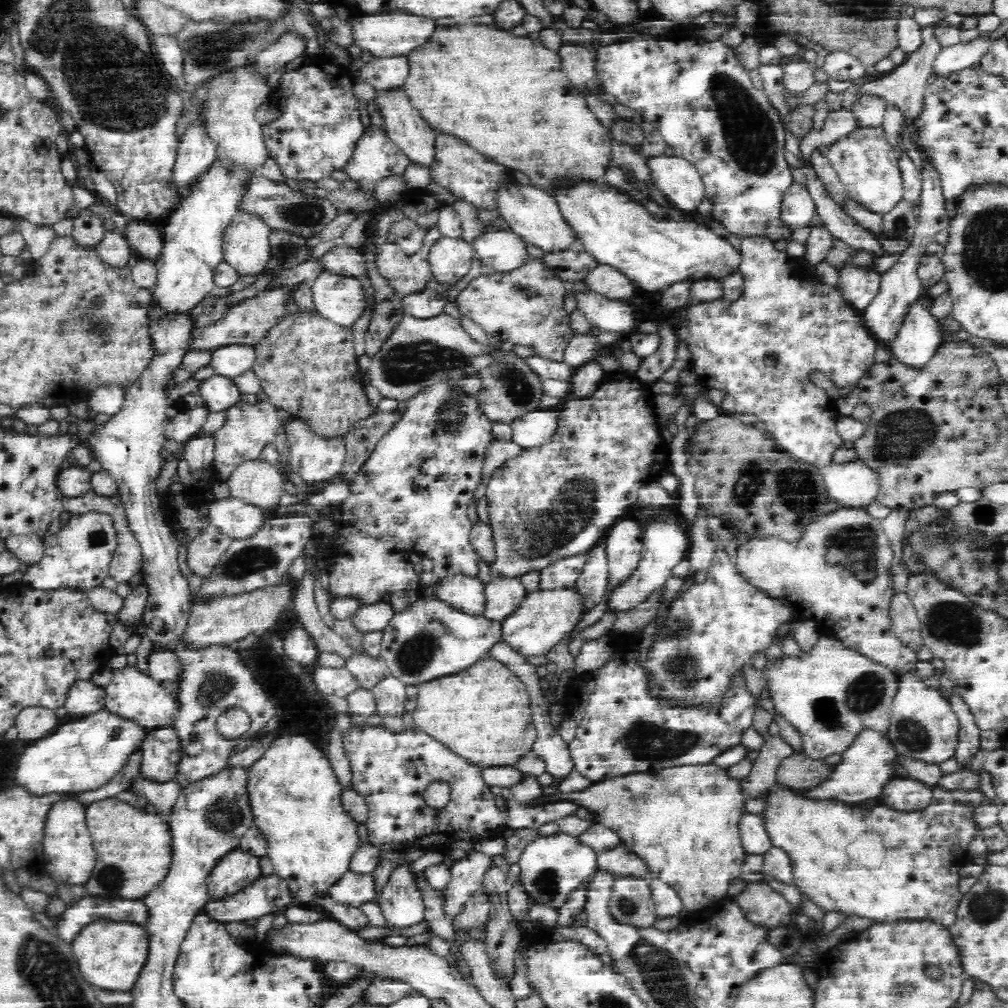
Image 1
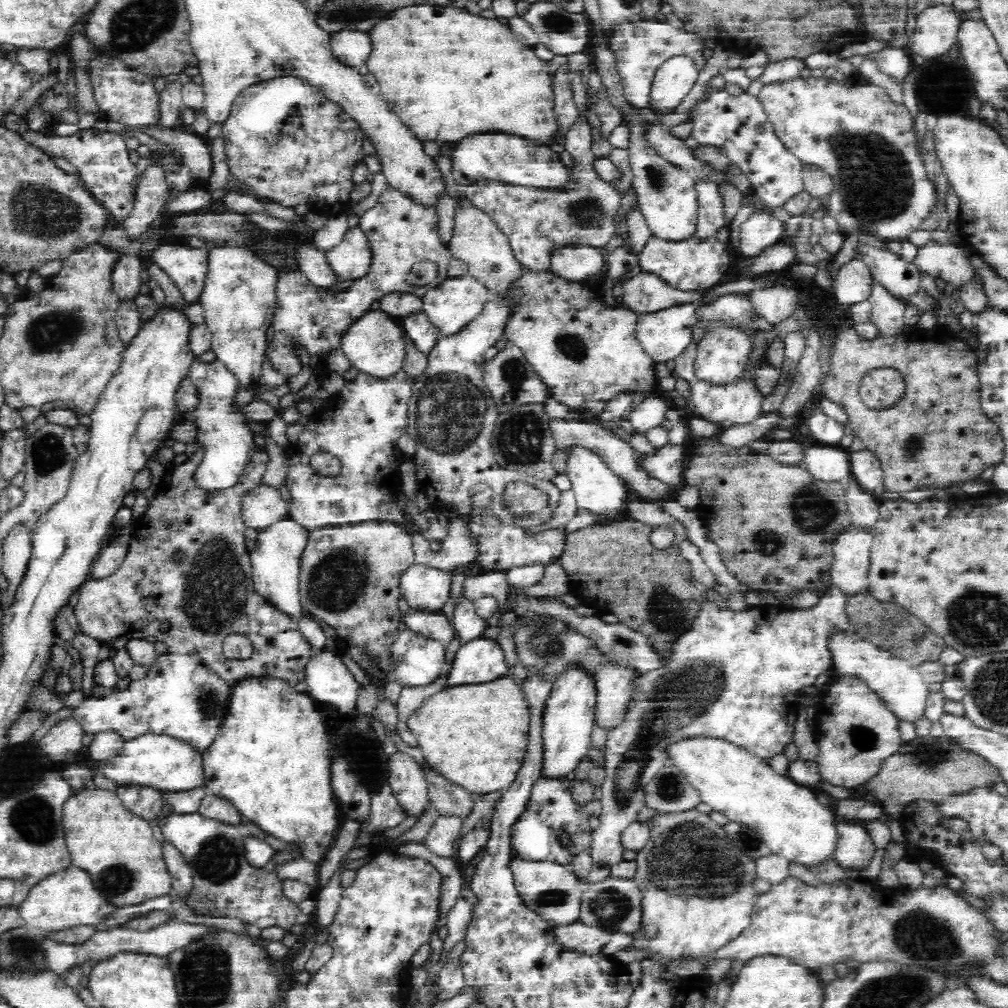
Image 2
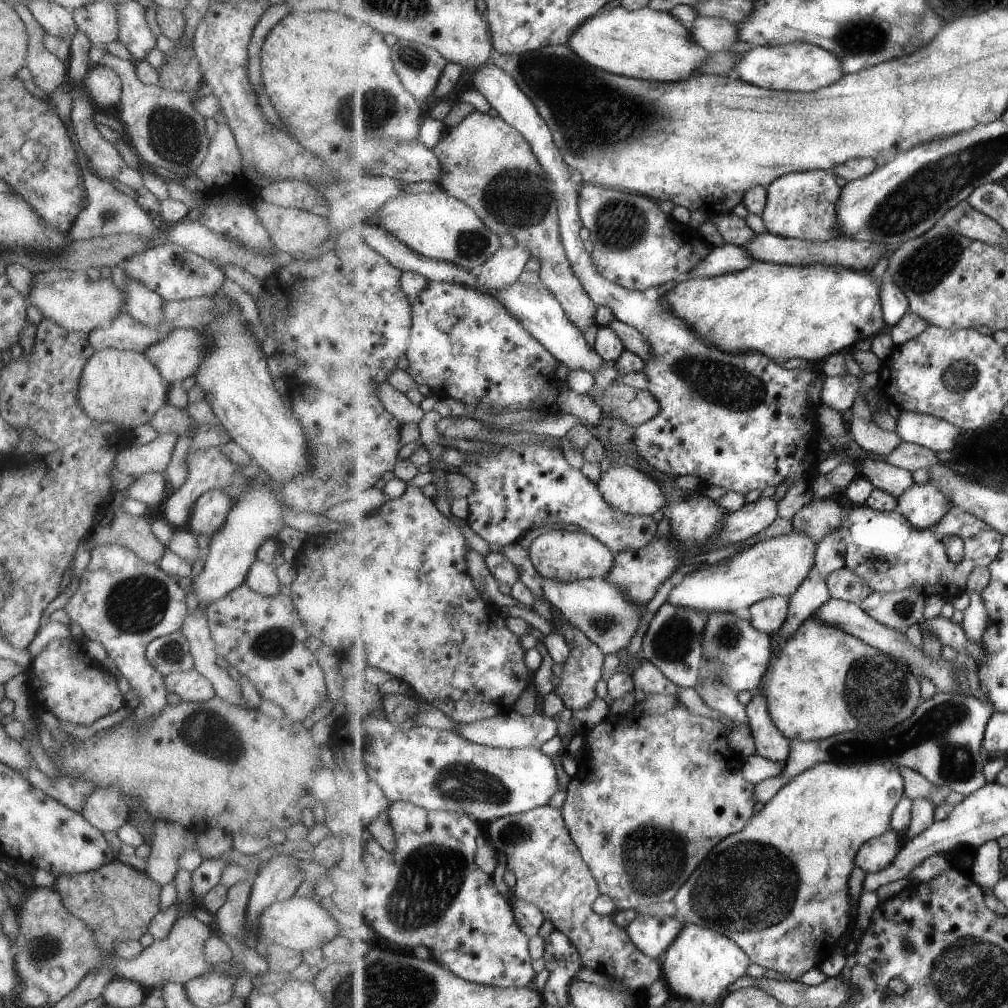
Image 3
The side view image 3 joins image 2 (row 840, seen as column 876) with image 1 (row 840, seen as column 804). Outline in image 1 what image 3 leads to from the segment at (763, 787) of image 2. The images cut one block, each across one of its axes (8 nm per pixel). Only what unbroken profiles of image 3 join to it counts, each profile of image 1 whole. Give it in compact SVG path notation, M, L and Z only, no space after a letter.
M779 787L779 793L768 794L766 808L762 815L766 823L766 828L771 834L772 845L783 848L790 857L793 868L793 884L826 913L834 910L834 912L842 912L842 914L854 914L854 916L868 918L868 920L872 920L874 923L930 921L933 925L949 930L954 925L954 922L956 922L957 908L963 895L958 889L960 868L964 864L969 864L972 859L968 854L968 845L976 838L976 835L979 835L984 830L984 828L979 826L979 822L975 817L977 808L974 804L953 800L946 794L942 800L934 800L927 807L924 807L924 810L897 811L883 801L880 801L871 810L865 810L859 806L848 805L847 803L802 799L802 797L798 797L798 792L795 793Z

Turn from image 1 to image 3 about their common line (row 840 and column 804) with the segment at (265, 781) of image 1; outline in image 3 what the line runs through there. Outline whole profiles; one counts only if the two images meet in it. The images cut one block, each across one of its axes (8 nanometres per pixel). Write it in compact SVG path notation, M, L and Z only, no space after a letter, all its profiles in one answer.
M756 261L749 269L746 269L746 270L743 270L740 272L733 272L732 274L718 275L715 277L700 277L700 278L688 279L688 280L682 281L681 283L678 283L671 290L671 292L665 296L665 298L660 298L660 300L664 300L665 304L670 305L675 313L677 313L682 318L685 318L687 321L689 321L689 323L693 326L693 328L698 330L699 334L702 333L703 336L707 337L708 340L710 340L712 343L715 344L715 346L718 345L721 349L724 349L726 352L744 353L744 352L748 352L751 350L757 350L757 351L766 353L768 356L770 356L770 358L773 358L775 361L779 361L779 364L783 365L784 362L788 362L788 360L790 360L790 358L803 358L806 361L807 360L816 360L816 362L818 362L818 360L825 360L826 361L829 358L829 356L832 356L834 353L847 352L848 350L852 350L852 349L856 348L857 344L861 340L866 340L866 339L869 339L870 337L874 338L876 335L880 334L879 332L882 332L882 330L884 330L884 328L886 328L886 324L887 324L887 320L885 317L885 308L883 305L883 300L882 300L882 295L881 295L883 288L884 288L884 282L879 283L877 281L877 279L875 279L873 277L873 273L871 272L871 270L857 271L857 270L854 270L851 268L841 267L838 265L830 266L830 265L825 265L822 263L818 263L818 264L810 265L810 266L800 266L800 265L781 265L778 263L771 263L768 261Z

